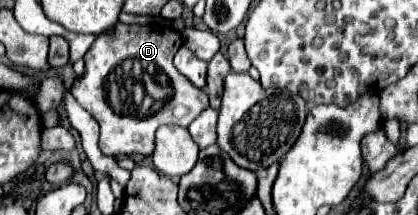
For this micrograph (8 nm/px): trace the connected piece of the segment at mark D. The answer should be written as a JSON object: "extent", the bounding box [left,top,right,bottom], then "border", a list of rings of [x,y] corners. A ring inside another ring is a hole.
{"extent":[73,24,209,158],"border":[[[117,24],[113,36],[99,36],[97,42],[87,52],[85,74],[73,82],[75,100],[99,122],[101,138],[99,148],[103,154],[119,158],[119,156],[149,156],[153,152],[153,136],[155,130],[163,124],[177,124],[187,128],[205,108],[209,108],[209,96],[205,90],[193,86],[175,66],[173,54],[175,48],[183,44],[183,38],[177,30],[169,26],[157,24]],[[133,82],[139,82],[143,88],[141,96],[133,94]]]}

